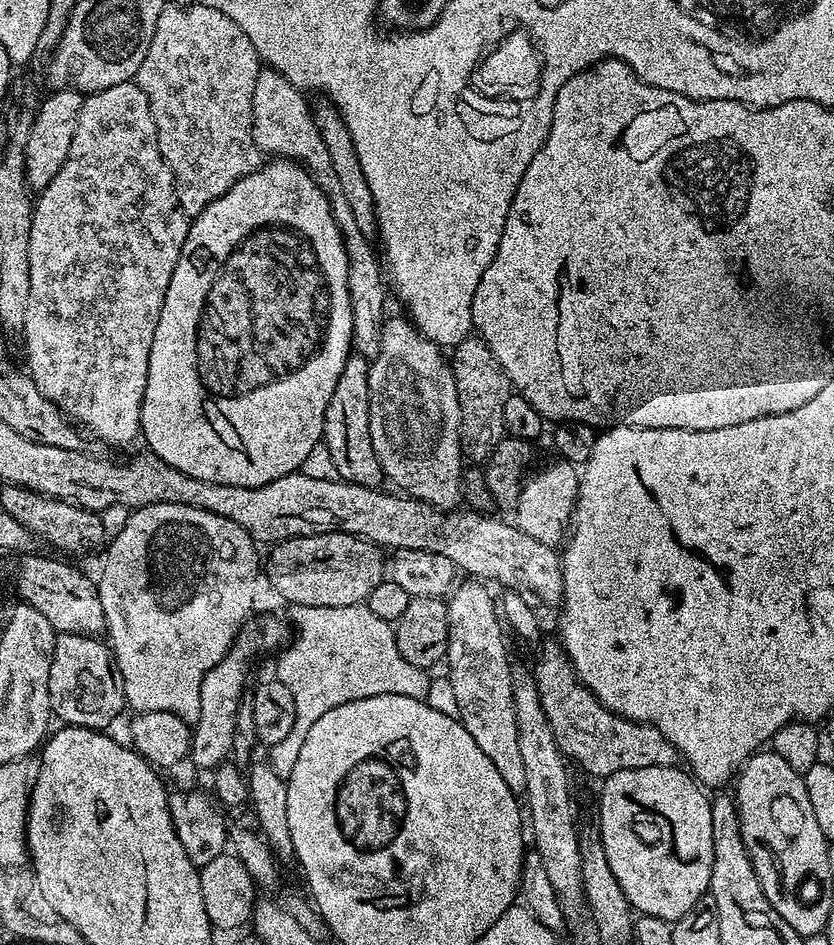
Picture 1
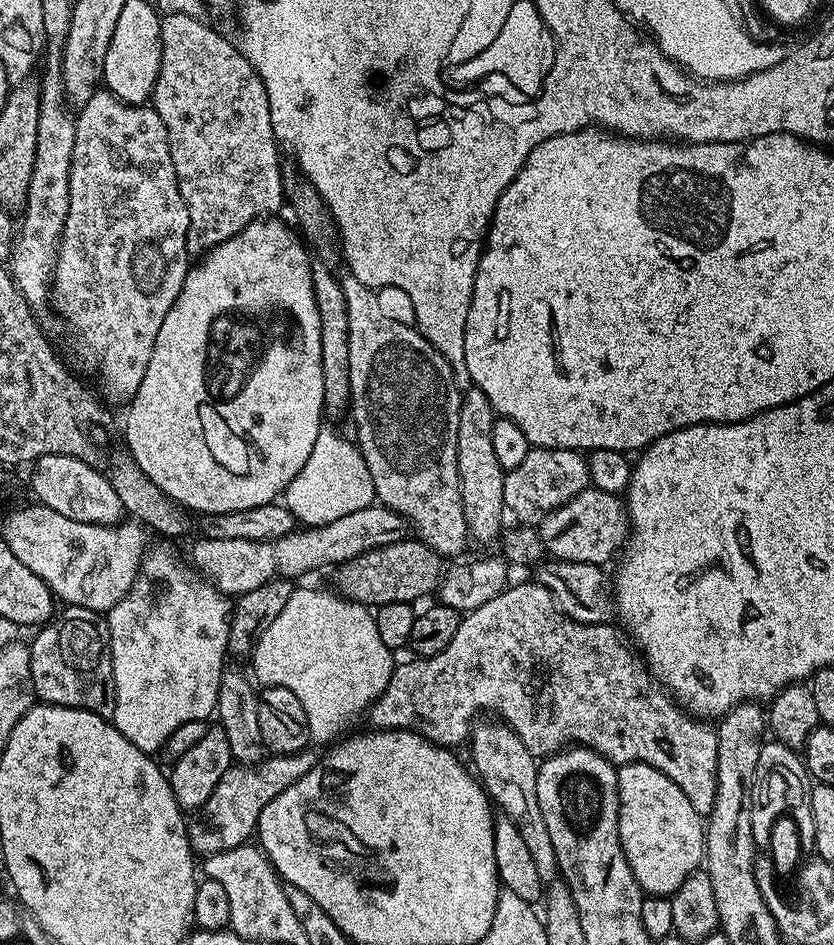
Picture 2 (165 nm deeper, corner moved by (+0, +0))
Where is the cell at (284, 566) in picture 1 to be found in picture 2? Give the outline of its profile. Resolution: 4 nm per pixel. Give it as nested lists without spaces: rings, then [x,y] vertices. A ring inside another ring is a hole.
[[[406,538],[350,559],[339,565],[335,572],[339,595],[377,608],[390,602],[412,604],[430,592],[435,593],[444,572],[444,562],[437,552],[422,540]]]

